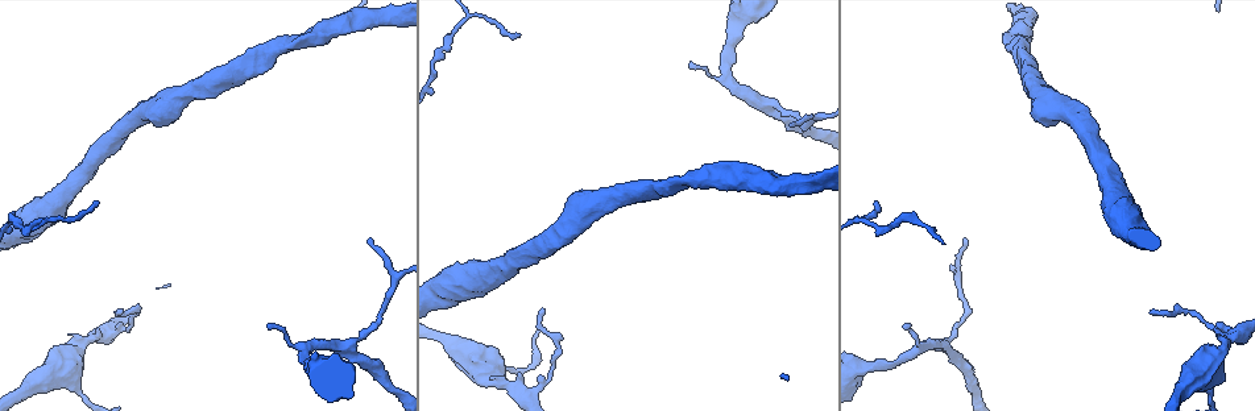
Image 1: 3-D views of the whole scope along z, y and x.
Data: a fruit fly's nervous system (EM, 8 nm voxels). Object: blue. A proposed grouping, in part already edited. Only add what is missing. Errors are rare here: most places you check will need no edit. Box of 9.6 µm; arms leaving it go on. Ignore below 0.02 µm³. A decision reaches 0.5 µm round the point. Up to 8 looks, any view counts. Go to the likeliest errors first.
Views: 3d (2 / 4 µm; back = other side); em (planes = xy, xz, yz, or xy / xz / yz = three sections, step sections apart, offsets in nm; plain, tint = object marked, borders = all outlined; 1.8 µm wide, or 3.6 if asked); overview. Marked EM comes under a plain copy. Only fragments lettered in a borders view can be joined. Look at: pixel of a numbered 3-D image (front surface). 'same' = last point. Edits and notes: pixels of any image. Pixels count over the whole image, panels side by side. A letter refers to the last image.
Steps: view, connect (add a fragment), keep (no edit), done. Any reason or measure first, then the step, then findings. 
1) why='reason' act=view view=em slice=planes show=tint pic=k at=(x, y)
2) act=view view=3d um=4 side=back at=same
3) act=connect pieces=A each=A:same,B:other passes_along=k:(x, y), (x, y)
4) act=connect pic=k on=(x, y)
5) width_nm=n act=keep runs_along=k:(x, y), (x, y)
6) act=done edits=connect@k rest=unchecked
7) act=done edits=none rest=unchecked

why='branch stops here' act=view view=3d um=2 pic=1 at=(543, 312)

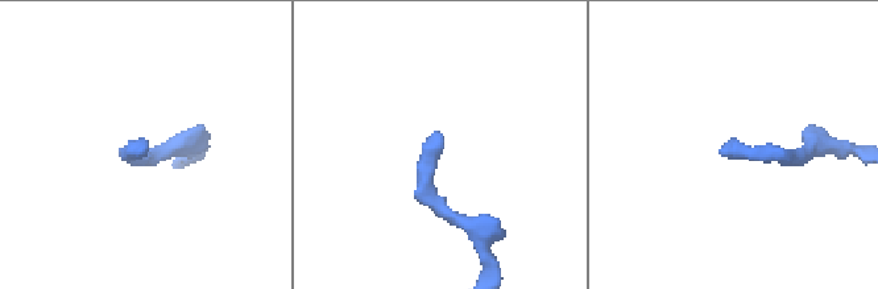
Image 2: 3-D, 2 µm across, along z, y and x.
why='shape alone is not enough' act=view view=em slice=yz step=16 show=borders pic=2 at=(724, 156)

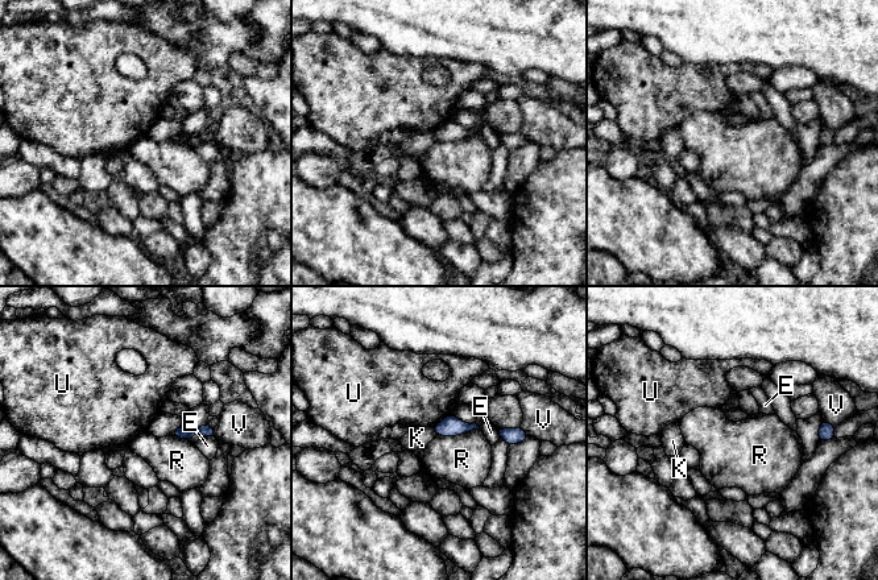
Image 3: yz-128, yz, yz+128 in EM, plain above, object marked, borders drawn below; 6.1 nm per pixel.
act=view view=em slice=planes show=borders at=same

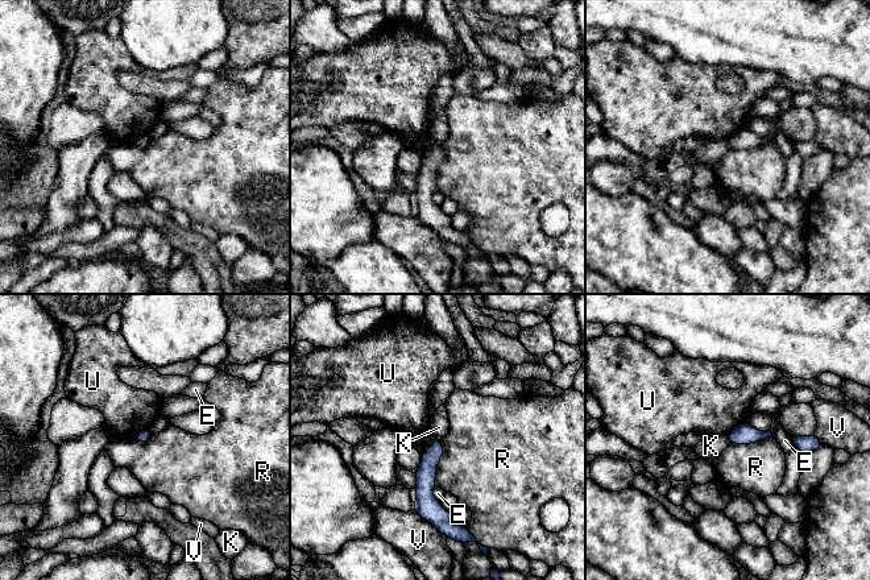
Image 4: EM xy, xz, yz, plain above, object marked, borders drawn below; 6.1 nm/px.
act=keep each=E:other,K:other,R:other,U:other,V:other border=4:(440, 439), (435, 485) found='no lettered fragment goes on from it'

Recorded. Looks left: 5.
why='thin end' act=view view=em slice=planes show=tint pic=1 at=(370, 237)

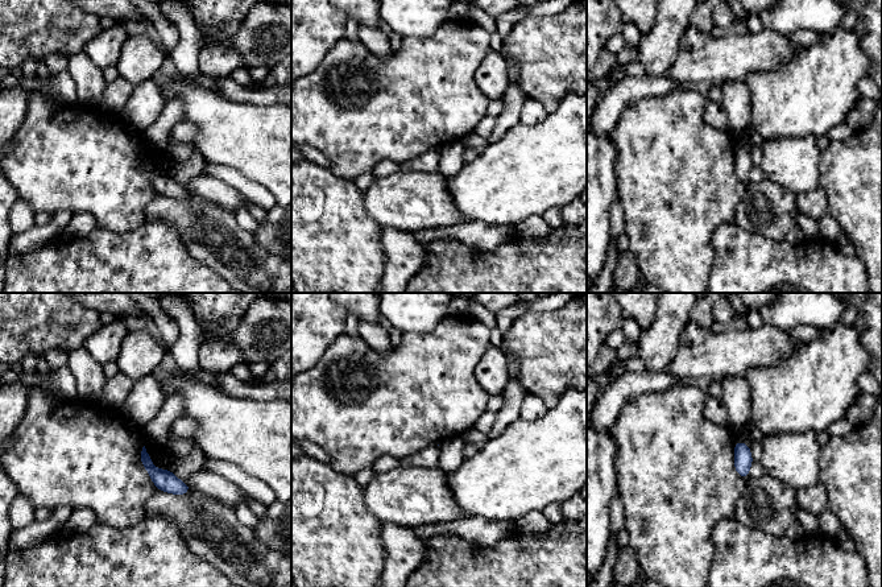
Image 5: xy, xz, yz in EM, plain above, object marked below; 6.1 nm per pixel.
act=view view=em slice=planes show=borders at=same

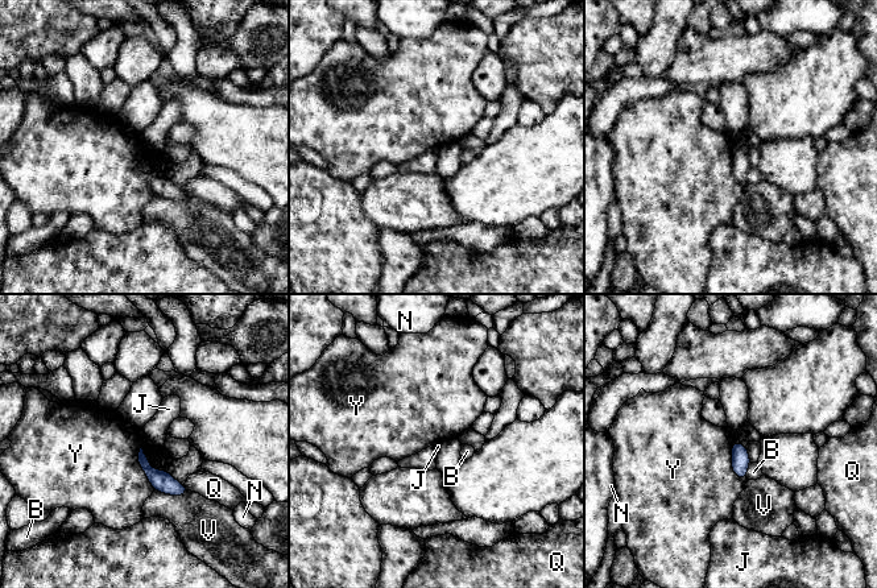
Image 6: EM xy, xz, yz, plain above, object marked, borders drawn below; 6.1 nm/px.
longest_contact=Y:280nm act=keep each=B:other,J:other,N:other,Q:other,V:other,Y:other border=6:(141, 446), (139, 464), (156, 489) found='no lettered fragment goes on from it'

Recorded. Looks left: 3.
why='a fork' act=view view=em slice=yz step=8 show=borders pic=1 at=(944, 347)

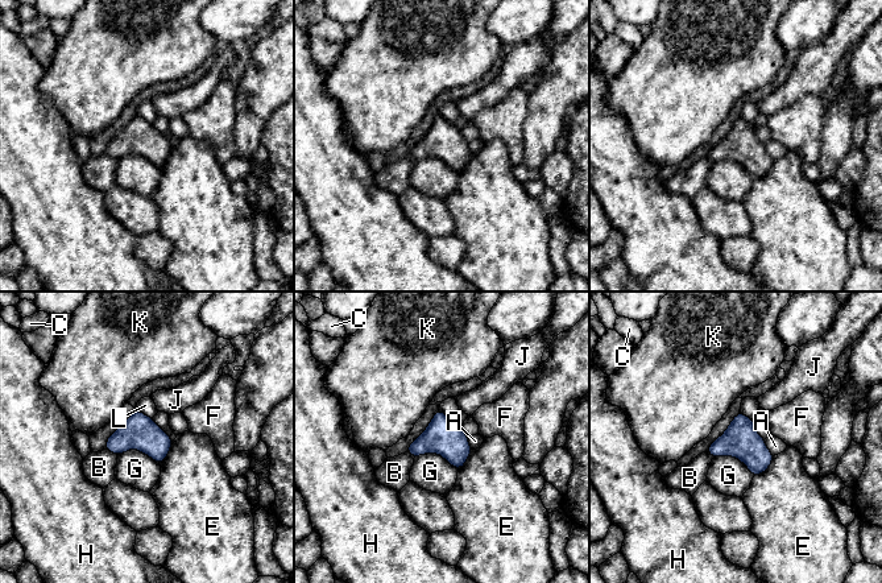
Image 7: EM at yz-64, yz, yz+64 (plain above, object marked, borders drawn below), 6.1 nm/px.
act=keep each=A:other,B:other,C:other,E:other,F:other,G:other,H:other,J:other,K:other,L:other border=7:(414, 457), (438, 453), (458, 470) found='no lettered fragment goes on from it'

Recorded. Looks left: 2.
why='branch stops here' act=view view=em slice=planes show=borders pic=1 at=(689, 61)

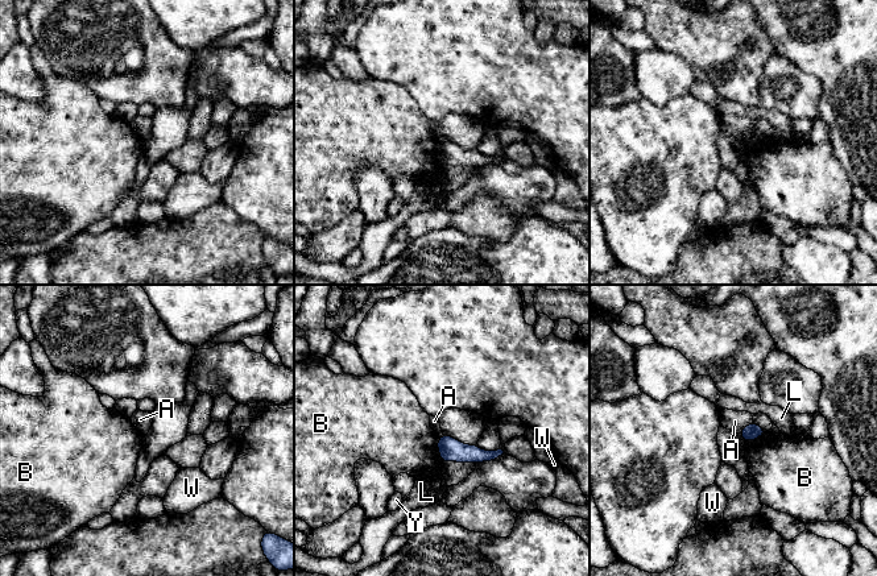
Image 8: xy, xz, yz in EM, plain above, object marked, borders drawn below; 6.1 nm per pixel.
width_nm=90 act=keep each=A:other,B:other,L:other,W:other,Y:other found='none of them fits'

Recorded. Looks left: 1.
act=done edits=none rest=unchecked

